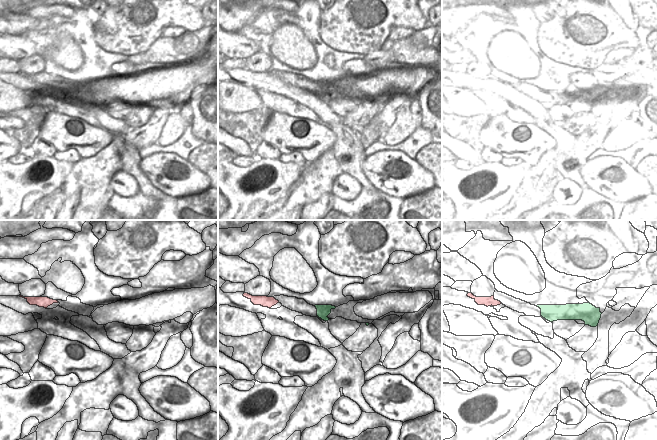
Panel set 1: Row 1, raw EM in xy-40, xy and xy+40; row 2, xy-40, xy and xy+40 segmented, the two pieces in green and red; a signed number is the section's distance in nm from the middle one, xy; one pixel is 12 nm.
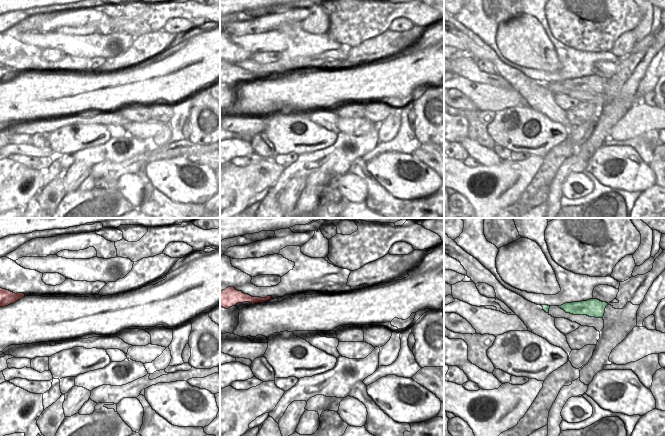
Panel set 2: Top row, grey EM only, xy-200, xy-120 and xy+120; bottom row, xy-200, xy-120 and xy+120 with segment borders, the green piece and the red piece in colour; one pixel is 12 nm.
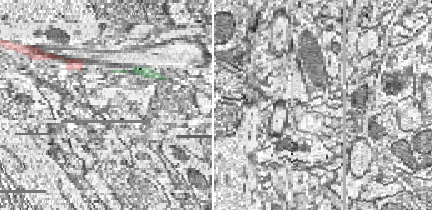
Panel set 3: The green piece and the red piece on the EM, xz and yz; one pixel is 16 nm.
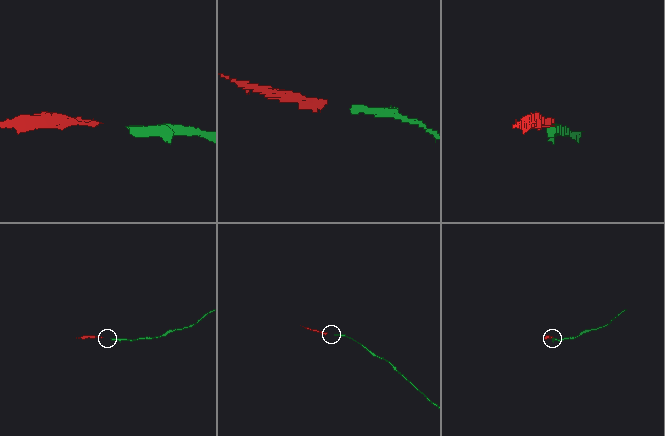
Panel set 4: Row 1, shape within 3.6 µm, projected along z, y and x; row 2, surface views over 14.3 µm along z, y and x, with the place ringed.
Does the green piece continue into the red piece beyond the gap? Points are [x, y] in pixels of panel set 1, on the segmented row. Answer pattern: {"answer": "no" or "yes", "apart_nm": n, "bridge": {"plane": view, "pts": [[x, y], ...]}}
{"answer": "yes", "apart_nm": 440, "bridge": {"plane": "xy+40", "pts": [[537, 305], [500, 303]]}}

